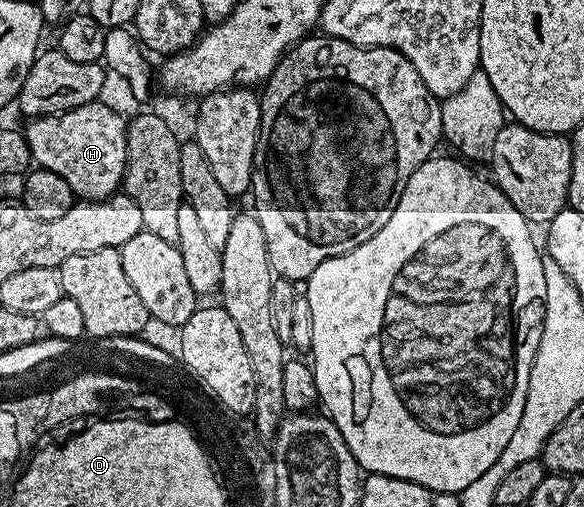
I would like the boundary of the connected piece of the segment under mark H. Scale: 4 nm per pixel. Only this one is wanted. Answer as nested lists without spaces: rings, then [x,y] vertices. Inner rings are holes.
[[[99,99],[96,101],[89,101],[86,105],[81,105],[75,109],[68,110],[67,113],[55,113],[52,117],[36,117],[29,122],[30,126],[25,126],[24,132],[26,134],[26,142],[30,148],[30,159],[31,162],[37,168],[47,169],[52,171],[56,175],[60,175],[60,179],[64,179],[64,183],[68,183],[68,187],[72,187],[75,198],[85,199],[88,201],[100,201],[107,197],[114,196],[115,193],[119,192],[120,186],[123,184],[123,177],[125,175],[125,165],[126,165],[126,125],[127,118],[121,117],[116,110],[110,105],[105,105],[105,100]]]

